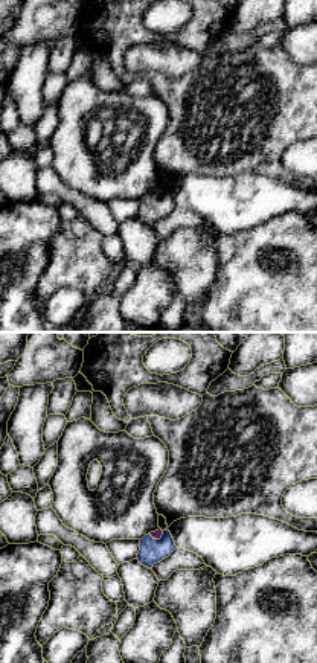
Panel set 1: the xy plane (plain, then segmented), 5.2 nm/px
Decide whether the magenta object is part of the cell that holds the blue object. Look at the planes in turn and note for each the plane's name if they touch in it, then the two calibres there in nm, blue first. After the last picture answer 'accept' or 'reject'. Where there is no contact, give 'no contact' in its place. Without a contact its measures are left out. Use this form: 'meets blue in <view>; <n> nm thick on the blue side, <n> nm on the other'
meets blue in xy; 130 nm thick on the blue side, 50 nm on the other

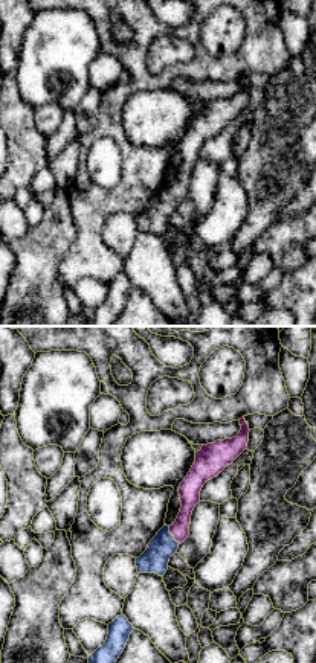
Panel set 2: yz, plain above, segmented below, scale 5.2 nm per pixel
meets blue in yz; 140 nm thick on the blue side, 110 nm on the other

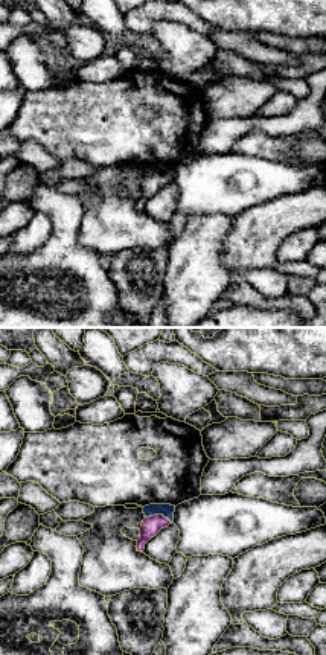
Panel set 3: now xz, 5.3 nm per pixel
meets blue in xz; 70 nm thick on the blue side, 100 nm on the other

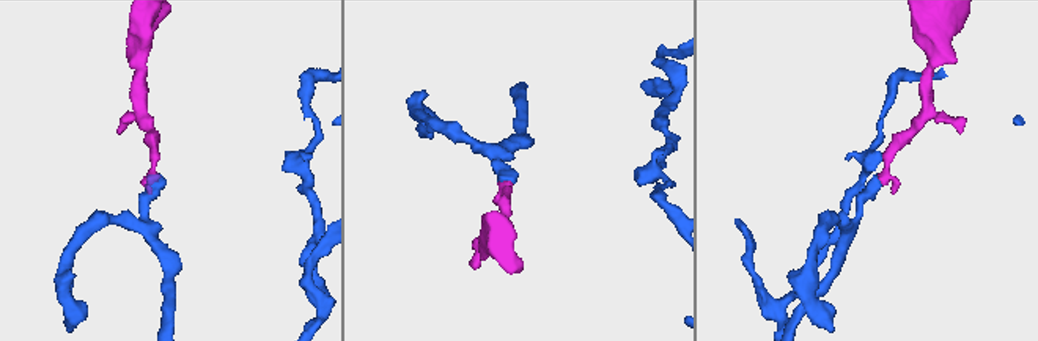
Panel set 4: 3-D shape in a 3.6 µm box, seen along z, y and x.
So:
accept

